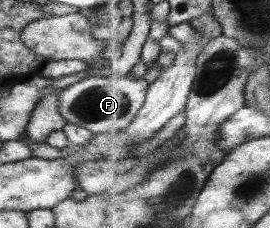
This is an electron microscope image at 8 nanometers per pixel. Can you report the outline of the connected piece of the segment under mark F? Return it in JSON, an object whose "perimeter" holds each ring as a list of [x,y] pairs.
{"perimeter":[[[99,73],[87,76],[62,89],[58,96],[58,111],[67,124],[85,128],[91,134],[123,132],[134,122],[146,104],[150,82],[127,77],[103,77]]]}

